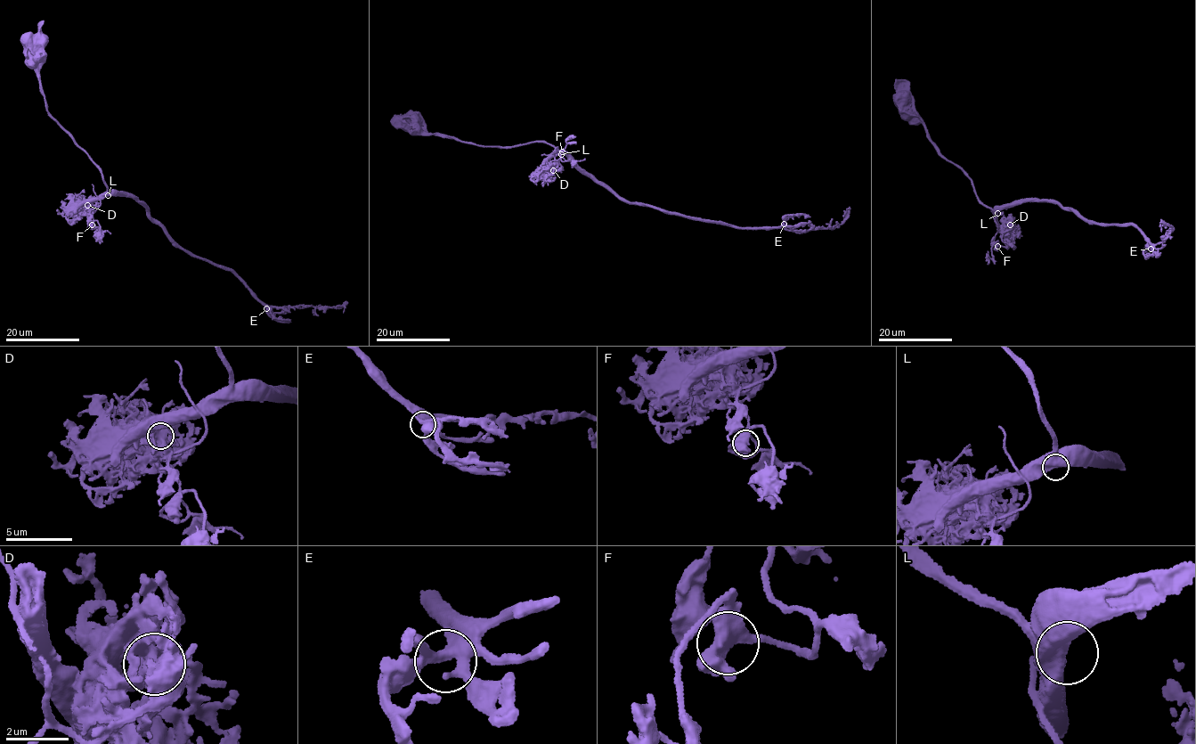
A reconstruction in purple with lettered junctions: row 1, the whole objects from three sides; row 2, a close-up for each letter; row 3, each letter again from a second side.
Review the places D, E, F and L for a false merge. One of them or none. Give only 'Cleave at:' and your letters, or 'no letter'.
Cleave at: D

